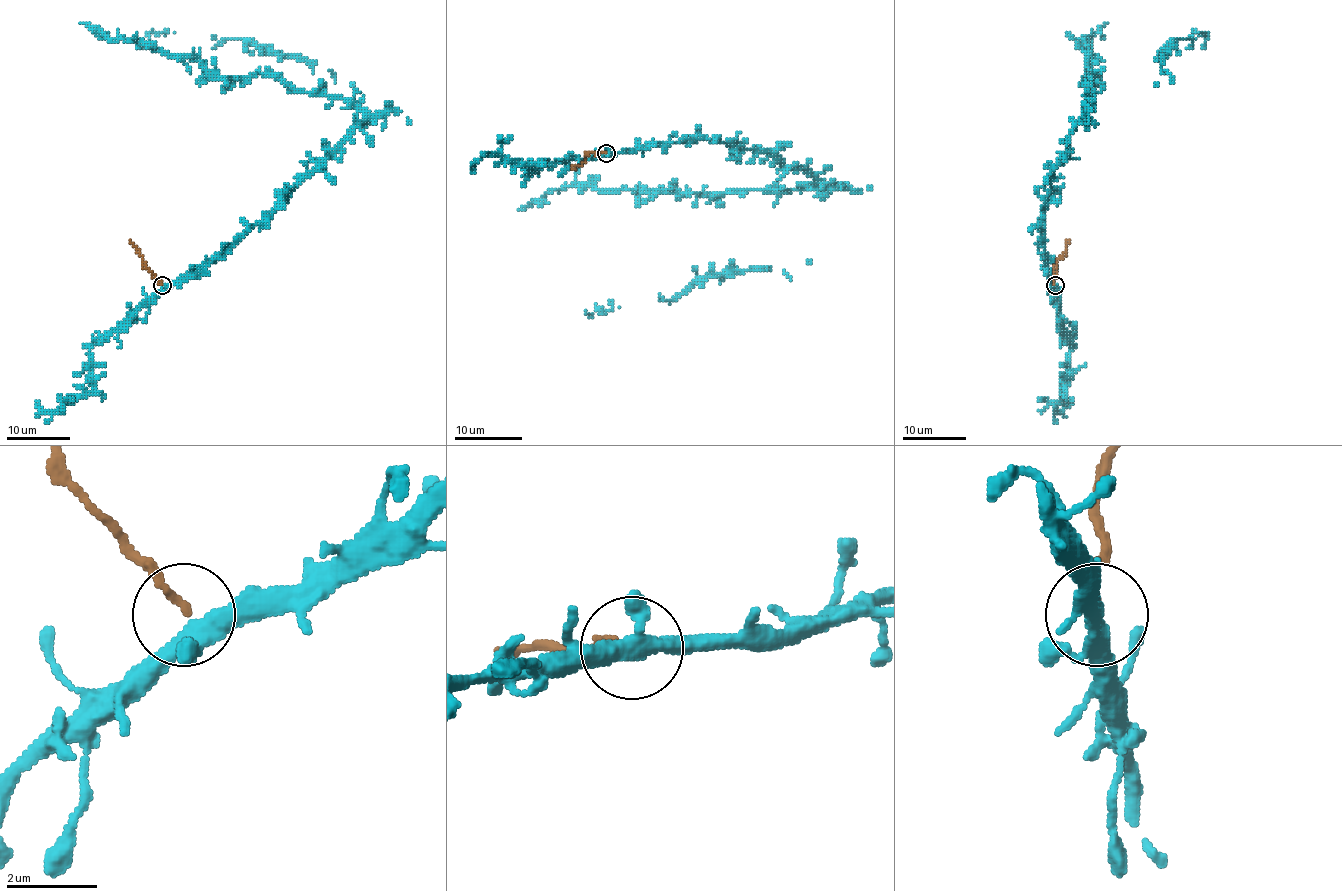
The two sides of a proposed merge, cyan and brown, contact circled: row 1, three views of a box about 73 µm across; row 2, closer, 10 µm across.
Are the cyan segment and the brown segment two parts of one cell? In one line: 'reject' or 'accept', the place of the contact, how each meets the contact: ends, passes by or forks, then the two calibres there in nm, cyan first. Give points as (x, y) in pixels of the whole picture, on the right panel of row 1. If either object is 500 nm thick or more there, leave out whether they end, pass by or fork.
reject; place (1055, 285); cyan forks; brown ends; calibres 340 and 160 nm

